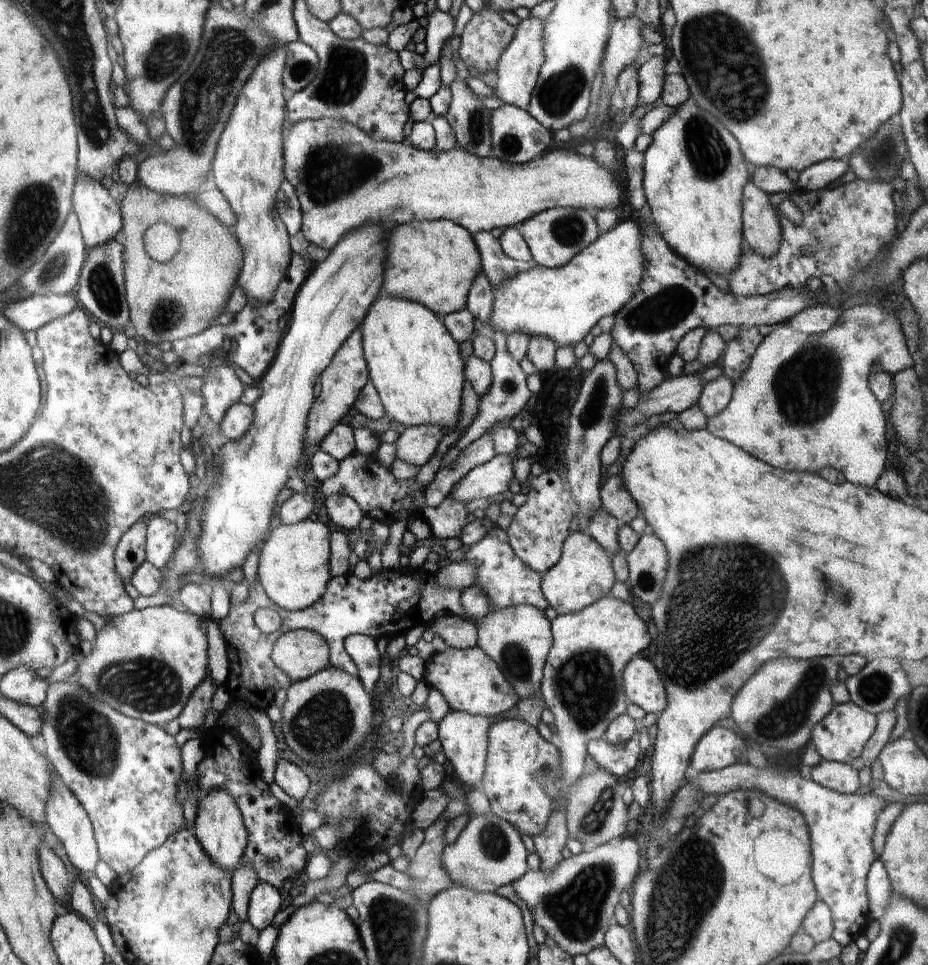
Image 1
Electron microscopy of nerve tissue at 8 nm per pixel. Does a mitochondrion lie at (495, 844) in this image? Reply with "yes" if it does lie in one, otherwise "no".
yes

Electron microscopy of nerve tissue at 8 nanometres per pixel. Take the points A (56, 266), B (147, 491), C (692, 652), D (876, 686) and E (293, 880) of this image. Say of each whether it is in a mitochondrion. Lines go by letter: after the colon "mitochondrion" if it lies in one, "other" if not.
A: mitochondrion
B: other
C: mitochondrion
D: mitochondrion
E: other

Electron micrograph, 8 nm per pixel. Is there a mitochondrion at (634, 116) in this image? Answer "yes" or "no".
no

